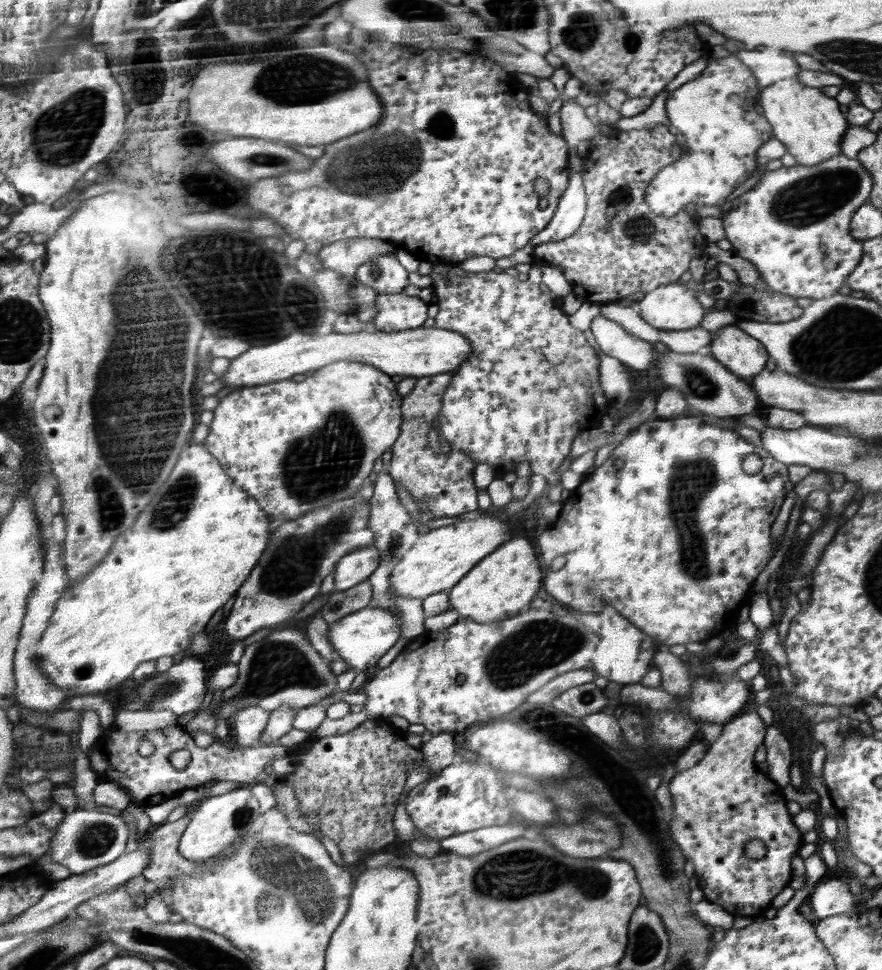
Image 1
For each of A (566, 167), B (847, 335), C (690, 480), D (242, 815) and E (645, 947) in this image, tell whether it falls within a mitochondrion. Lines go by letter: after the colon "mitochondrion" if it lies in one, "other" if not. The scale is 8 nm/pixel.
A: other
B: mitochondrion
C: mitochondrion
D: mitochondrion
E: mitochondrion

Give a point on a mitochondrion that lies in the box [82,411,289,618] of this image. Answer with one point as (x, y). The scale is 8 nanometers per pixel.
(174, 507)

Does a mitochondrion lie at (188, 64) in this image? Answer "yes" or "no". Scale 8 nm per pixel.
no

